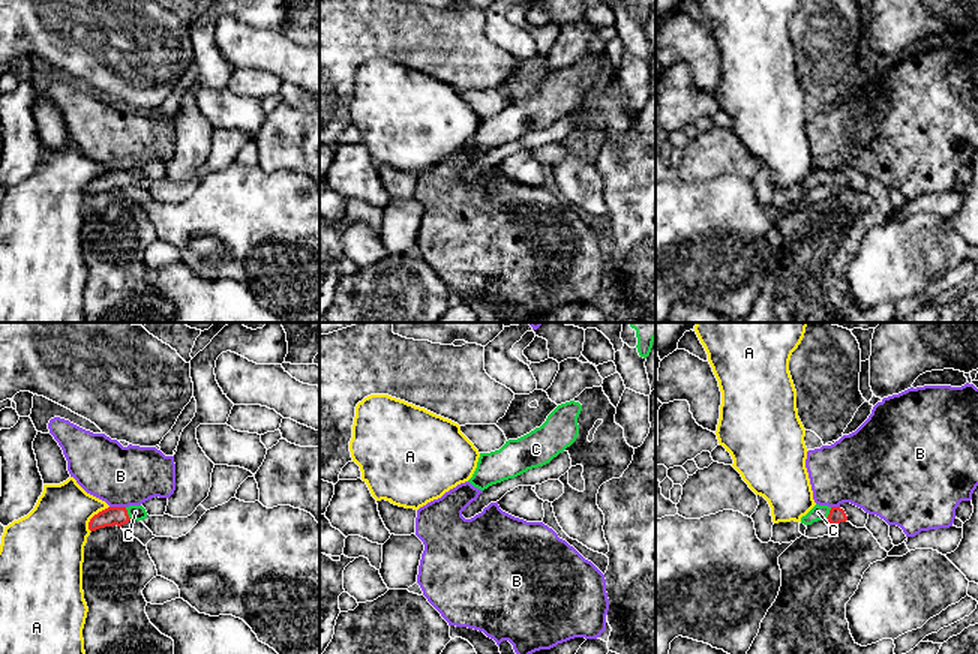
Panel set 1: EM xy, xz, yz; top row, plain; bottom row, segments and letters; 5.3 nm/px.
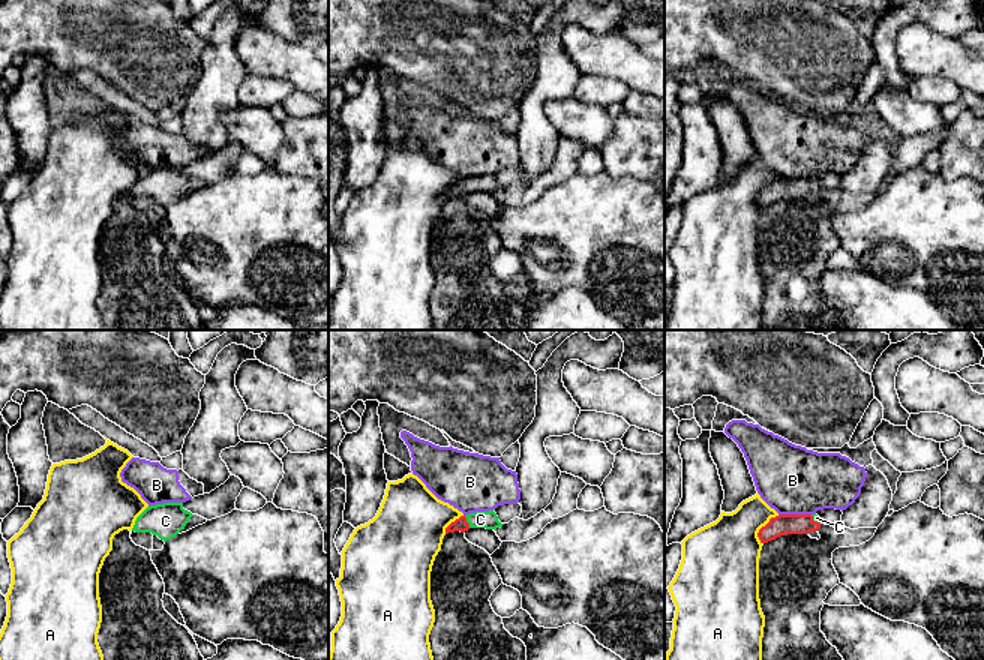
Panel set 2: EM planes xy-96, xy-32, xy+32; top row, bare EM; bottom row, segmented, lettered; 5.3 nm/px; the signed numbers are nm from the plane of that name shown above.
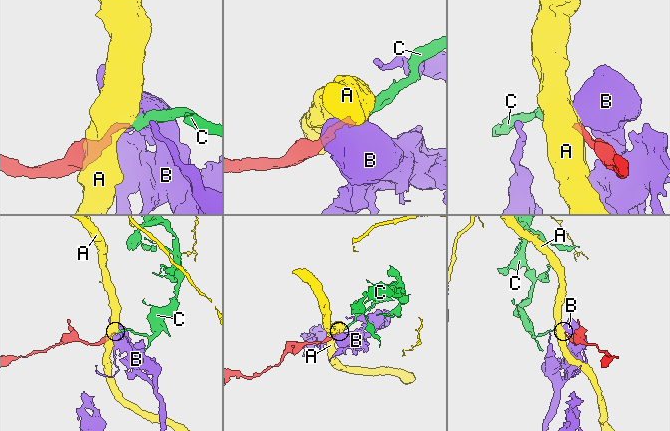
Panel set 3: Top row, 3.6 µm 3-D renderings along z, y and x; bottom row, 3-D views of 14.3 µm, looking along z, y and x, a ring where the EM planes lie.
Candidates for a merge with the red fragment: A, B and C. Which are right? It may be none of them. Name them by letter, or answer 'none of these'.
C

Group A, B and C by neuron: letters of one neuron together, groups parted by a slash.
A / B / C

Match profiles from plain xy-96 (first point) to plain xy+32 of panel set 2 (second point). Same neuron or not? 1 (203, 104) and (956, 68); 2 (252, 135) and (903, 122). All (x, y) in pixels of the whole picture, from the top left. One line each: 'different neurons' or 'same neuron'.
1: different neurons
2: same neuron

